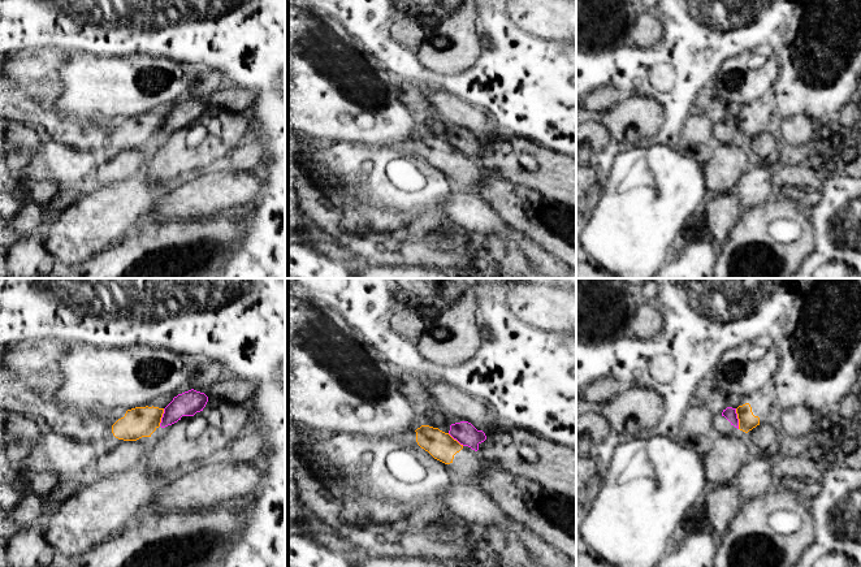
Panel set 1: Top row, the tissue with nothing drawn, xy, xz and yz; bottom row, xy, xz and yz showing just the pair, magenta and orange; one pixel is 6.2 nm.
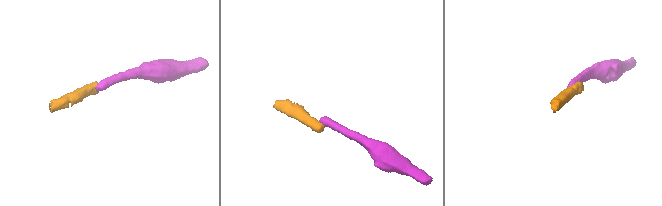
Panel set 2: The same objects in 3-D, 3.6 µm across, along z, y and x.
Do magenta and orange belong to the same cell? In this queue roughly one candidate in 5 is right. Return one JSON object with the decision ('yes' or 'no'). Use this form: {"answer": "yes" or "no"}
{"answer": "no"}

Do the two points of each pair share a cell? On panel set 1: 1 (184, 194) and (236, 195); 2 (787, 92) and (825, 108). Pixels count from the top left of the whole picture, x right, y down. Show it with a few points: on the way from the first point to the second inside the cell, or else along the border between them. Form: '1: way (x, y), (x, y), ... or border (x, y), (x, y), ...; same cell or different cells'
1: way (197, 194), (223, 194); same cell
2: way (796, 92), (805, 92), (816, 102); same cell

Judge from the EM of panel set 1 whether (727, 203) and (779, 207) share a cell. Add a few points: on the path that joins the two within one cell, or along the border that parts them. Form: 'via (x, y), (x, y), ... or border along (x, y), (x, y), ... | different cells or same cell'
border along (743, 212), (726, 238) | different cells

